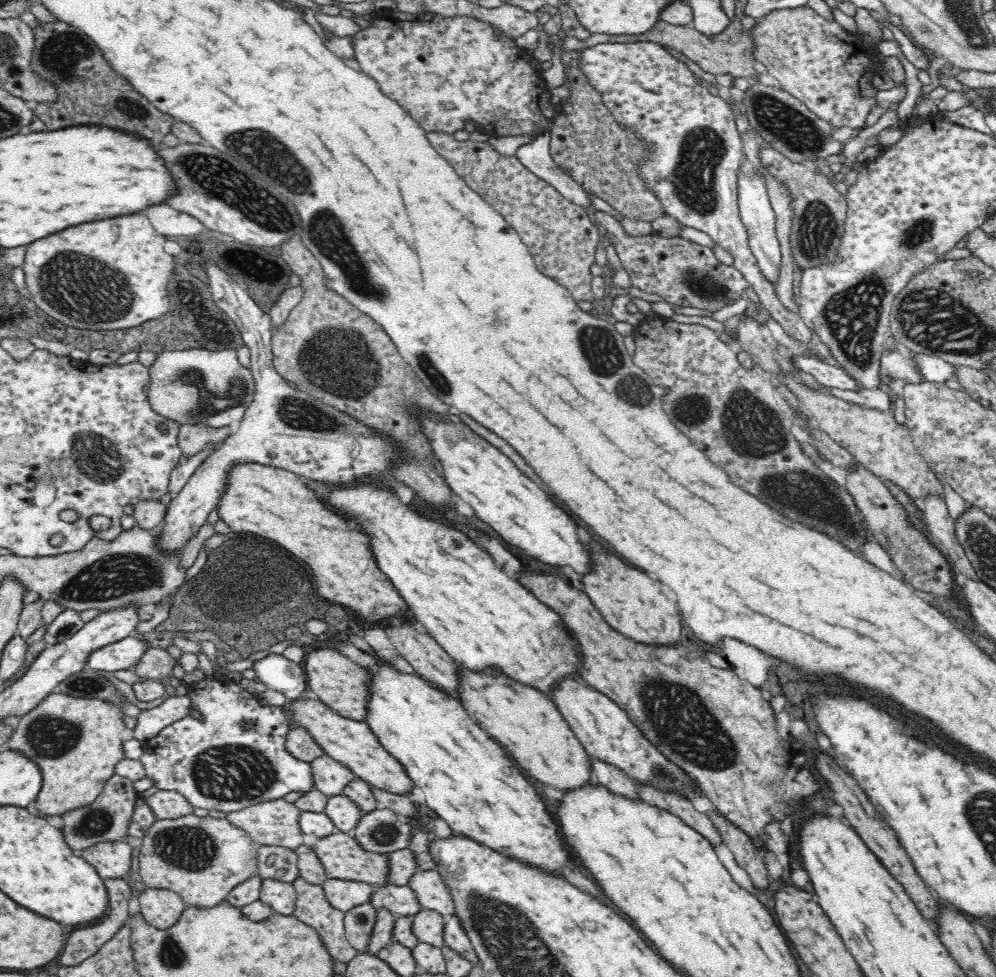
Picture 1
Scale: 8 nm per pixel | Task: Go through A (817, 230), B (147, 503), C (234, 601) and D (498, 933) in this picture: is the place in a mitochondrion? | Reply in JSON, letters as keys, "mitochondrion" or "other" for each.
{"A":"mitochondrion","B":"other","C":"mitochondrion","D":"mitochondrion"}

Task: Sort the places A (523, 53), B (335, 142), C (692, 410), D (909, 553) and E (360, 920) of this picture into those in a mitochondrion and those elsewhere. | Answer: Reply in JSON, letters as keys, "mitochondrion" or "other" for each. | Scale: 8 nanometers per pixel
{"A":"other","B":"other","C":"mitochondrion","D":"mitochondrion","E":"mitochondrion"}

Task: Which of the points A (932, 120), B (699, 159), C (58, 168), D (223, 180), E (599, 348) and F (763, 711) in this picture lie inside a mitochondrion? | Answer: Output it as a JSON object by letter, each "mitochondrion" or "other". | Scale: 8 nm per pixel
{"A":"other","B":"mitochondrion","C":"other","D":"mitochondrion","E":"mitochondrion","F":"other"}

